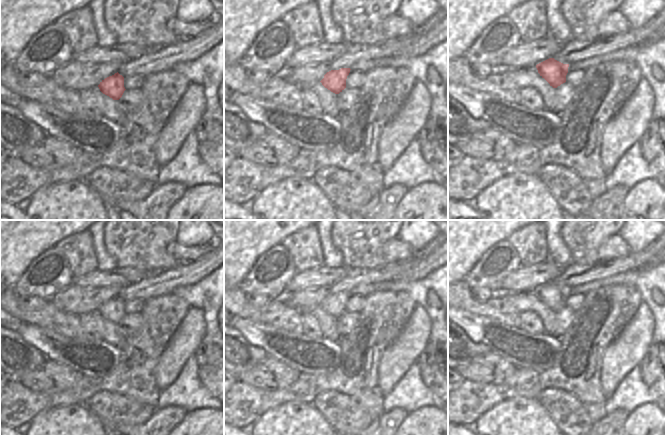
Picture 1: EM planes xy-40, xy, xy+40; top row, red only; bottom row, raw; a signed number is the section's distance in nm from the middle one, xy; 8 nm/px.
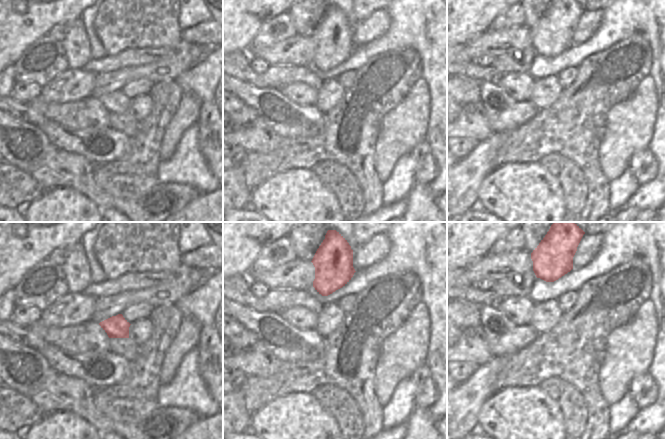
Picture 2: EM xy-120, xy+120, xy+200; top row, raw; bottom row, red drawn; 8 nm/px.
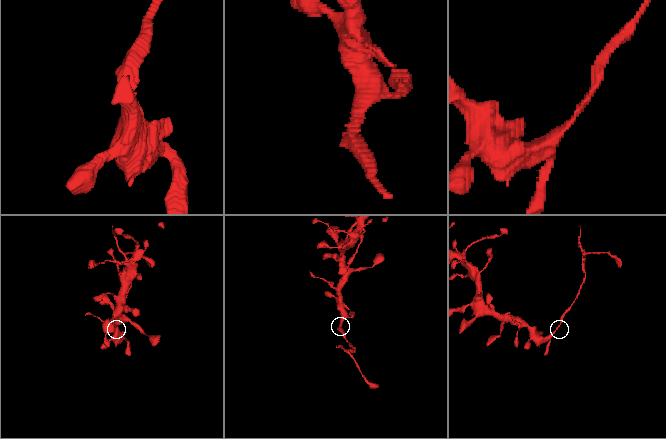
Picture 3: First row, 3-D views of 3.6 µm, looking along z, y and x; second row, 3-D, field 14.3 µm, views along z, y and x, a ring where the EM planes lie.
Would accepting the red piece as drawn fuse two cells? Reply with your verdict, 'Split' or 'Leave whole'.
Split

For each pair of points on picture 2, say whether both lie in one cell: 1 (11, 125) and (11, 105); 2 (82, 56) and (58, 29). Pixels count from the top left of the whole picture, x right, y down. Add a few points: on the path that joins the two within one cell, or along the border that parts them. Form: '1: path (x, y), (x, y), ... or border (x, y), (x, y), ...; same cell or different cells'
1: border (10, 114), (33, 124); different cells
2: path (77, 49), (65, 36); same cell

